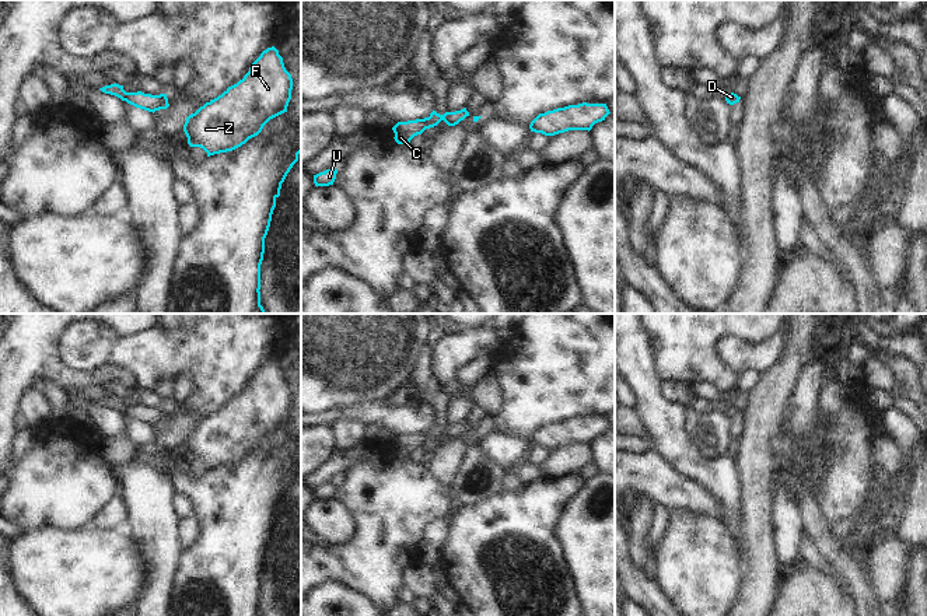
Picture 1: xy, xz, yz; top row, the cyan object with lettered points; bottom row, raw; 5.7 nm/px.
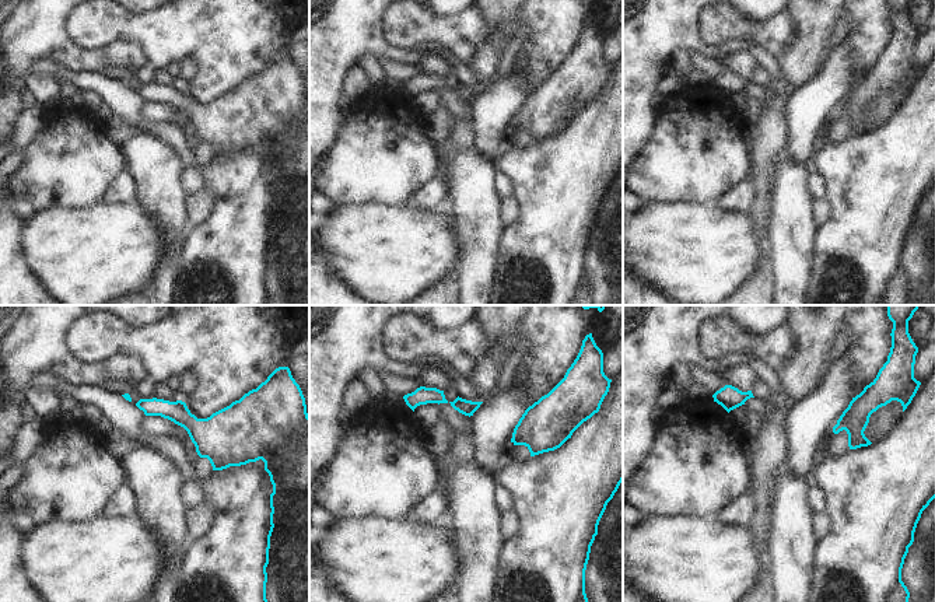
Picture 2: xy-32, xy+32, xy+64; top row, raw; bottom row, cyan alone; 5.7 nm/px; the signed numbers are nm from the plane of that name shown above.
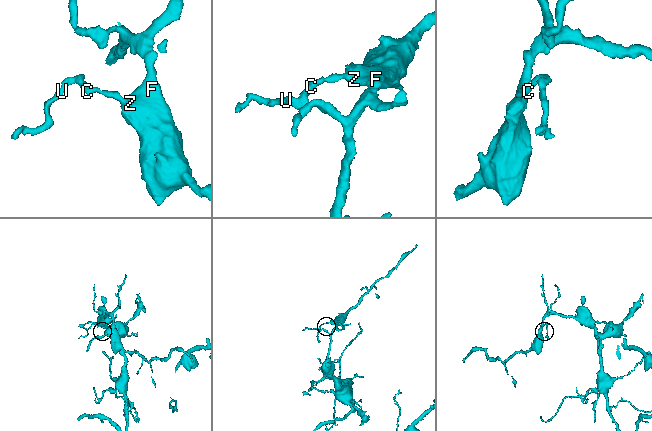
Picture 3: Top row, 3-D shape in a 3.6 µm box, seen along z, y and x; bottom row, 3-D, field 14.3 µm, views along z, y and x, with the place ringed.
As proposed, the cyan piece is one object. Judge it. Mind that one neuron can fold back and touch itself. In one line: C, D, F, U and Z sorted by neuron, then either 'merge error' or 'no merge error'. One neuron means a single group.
C D F U Z | no merge error

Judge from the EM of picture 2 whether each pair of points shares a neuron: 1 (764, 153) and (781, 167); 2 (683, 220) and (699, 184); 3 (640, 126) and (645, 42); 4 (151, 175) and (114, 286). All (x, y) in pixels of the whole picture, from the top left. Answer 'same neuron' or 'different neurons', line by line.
1: different neurons
2: different neurons
3: same neuron
4: different neurons

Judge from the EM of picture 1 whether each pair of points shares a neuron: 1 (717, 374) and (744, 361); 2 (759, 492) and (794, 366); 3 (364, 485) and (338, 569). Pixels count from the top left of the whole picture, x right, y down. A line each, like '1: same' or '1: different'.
1: different
2: same
3: same

